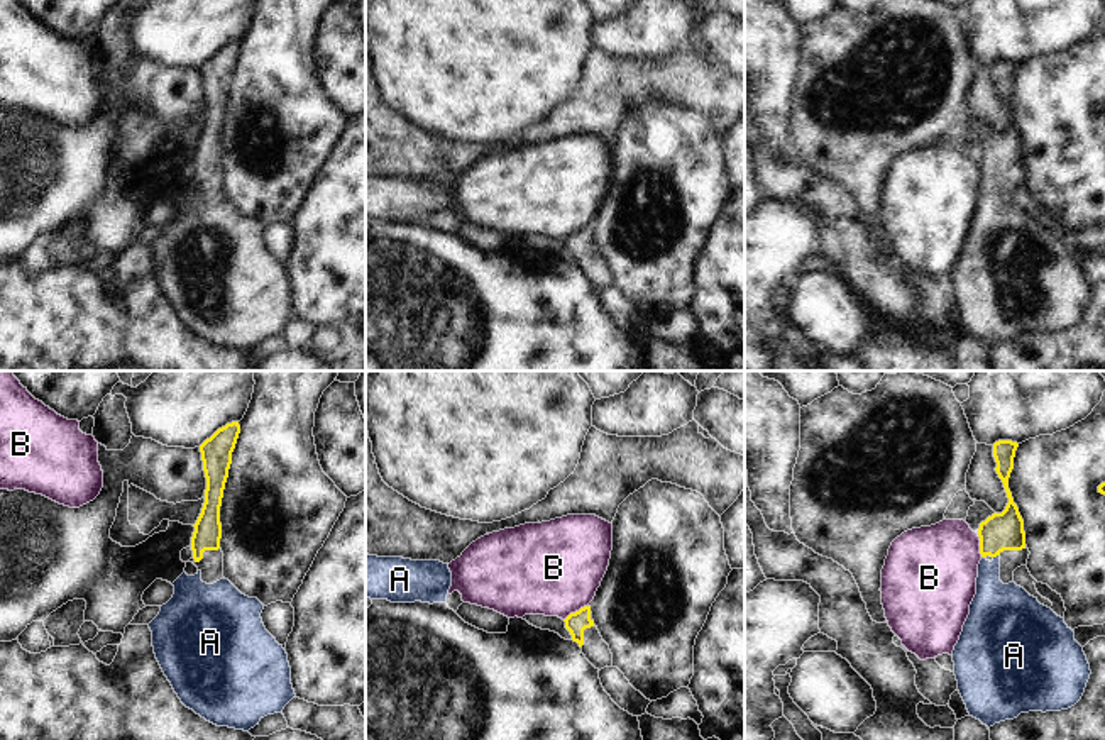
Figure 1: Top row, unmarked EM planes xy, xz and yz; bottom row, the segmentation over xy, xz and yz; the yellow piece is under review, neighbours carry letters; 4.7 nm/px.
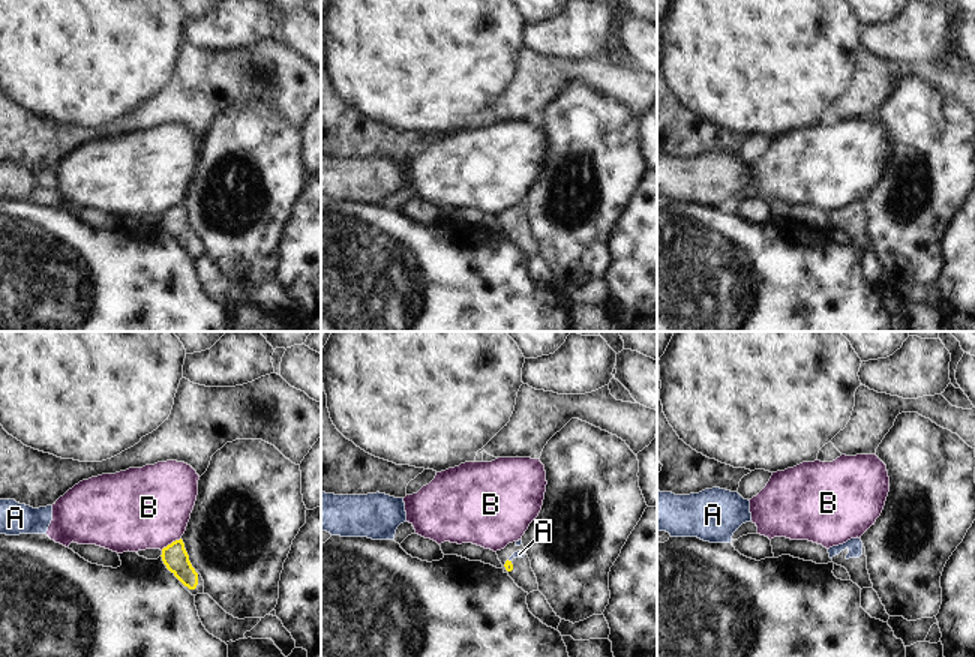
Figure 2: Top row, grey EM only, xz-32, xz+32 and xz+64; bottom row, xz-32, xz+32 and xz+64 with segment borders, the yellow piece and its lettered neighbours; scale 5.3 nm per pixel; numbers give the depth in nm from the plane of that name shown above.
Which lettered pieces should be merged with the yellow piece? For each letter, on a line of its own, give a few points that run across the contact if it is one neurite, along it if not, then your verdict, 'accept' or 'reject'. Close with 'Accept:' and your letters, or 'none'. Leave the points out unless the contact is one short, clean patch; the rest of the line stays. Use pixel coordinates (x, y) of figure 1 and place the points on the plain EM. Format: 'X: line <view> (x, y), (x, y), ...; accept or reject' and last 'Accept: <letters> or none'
A: line yz (1004, 151), (995, 160), (995, 176), (994, 222), (997, 229); accept
B: line xz (588, 226), (572, 232), (564, 241); reject
Accept: A

